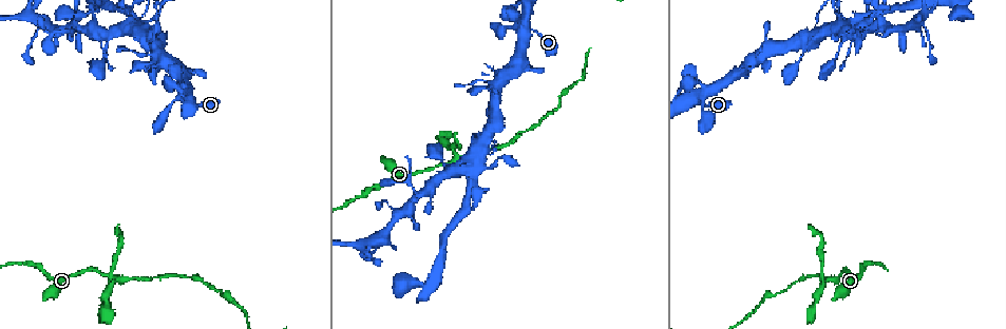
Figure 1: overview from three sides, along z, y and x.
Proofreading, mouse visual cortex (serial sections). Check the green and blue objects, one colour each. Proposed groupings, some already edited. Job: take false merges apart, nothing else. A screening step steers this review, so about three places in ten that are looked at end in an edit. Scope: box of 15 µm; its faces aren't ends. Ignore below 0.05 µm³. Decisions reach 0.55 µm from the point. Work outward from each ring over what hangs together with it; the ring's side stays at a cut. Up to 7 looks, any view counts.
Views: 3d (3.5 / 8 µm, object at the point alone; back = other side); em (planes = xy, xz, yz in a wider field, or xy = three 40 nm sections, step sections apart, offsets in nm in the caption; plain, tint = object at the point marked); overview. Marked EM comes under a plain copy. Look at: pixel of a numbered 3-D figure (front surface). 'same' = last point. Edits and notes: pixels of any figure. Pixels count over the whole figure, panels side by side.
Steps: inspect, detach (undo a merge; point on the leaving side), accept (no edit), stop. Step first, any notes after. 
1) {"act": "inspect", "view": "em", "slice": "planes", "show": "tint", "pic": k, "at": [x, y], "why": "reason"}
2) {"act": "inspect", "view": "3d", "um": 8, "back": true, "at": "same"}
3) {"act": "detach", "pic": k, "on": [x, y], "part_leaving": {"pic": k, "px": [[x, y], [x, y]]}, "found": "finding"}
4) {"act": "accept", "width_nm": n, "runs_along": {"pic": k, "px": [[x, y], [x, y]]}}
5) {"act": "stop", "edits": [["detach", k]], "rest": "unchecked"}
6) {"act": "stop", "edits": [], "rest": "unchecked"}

{"act": "inspect", "view": "3d", "um": 8, "back": true, "pic": 1, "at": [185, 93], "why": "thin arm on a thick one"}

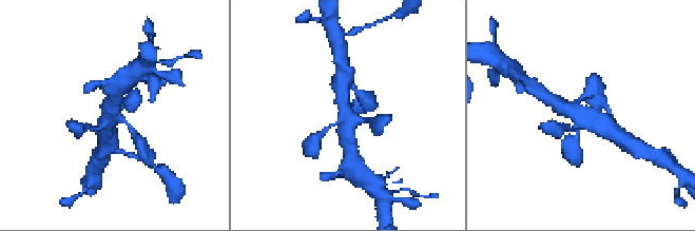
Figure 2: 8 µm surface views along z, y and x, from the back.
{"act": "inspect", "view": "em", "slice": "xy", "step": 5, "show": "tint", "pic": 2, "at": [346, 120], "why": "need the tissue"}

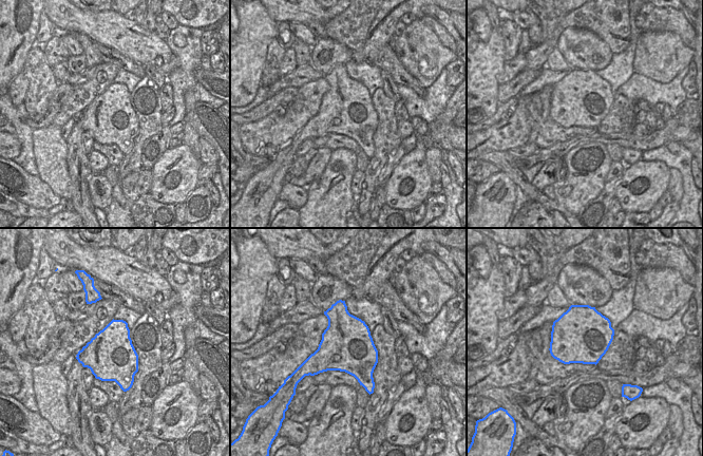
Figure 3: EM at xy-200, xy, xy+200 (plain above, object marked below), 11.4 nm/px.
{"act": "accept", "runs_along": {"pic": 2, "px": [[89, 129], [101, 129], [113, 100]]}, "found": "one cell here"}

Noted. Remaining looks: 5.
{"act": "inspect", "view": "3d", "um": 3.5, "pic": 1, "at": [386, 201]}

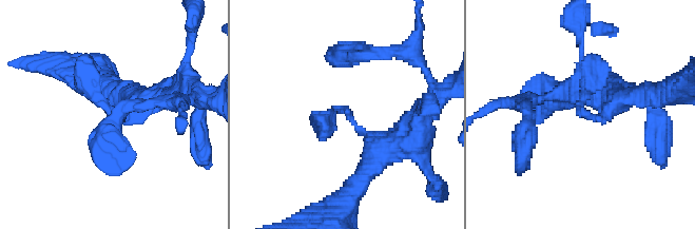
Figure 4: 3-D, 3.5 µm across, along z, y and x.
{"act": "inspect", "view": "em", "slice": "xy", "step": 3, "show": "tint", "pic": 4, "at": [108, 114]}

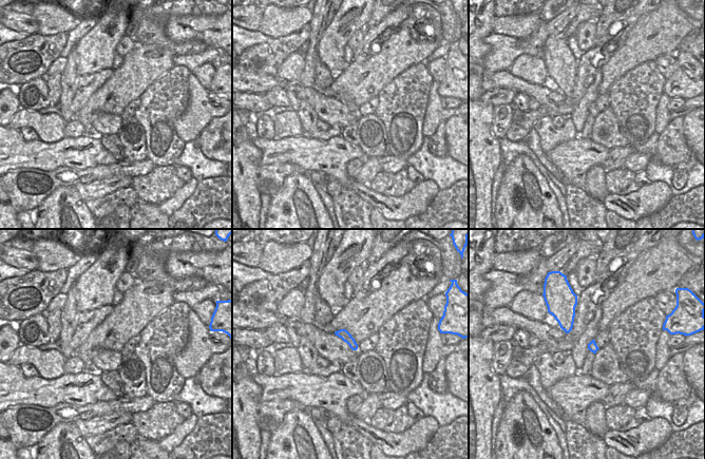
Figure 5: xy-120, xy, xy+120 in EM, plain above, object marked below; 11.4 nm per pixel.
{"act": "accept", "runs_along": {"pic": 4, "px": [[162, 95], [114, 117], [82, 59]]}, "found": "all the same cell"}

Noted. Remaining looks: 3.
{"act": "inspect", "view": "em", "slice": "xy", "step": 2, "show": "tint", "pic": 1, "at": [371, 240], "why": "looks like a crossing"}

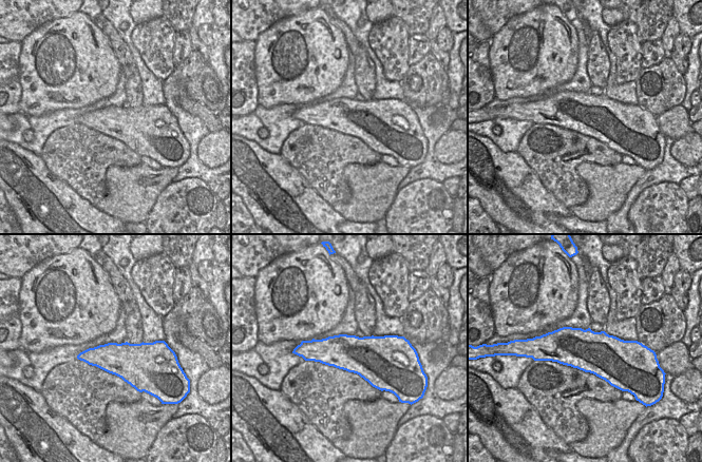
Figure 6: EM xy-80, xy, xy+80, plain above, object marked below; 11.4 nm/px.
{"act": "inspect", "view": "3d", "um": 3.5, "at": "same"}

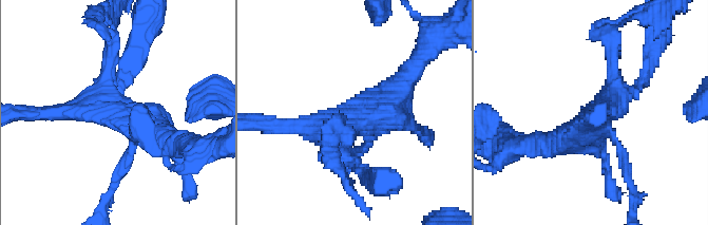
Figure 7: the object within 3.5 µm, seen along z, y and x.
{"act": "detach", "pic": 7, "on": [112, 40], "found": "a second cell is stuck on"}

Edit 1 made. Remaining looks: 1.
{"act": "stop", "edits": [["detach", 7]], "rest": "unchecked"}

